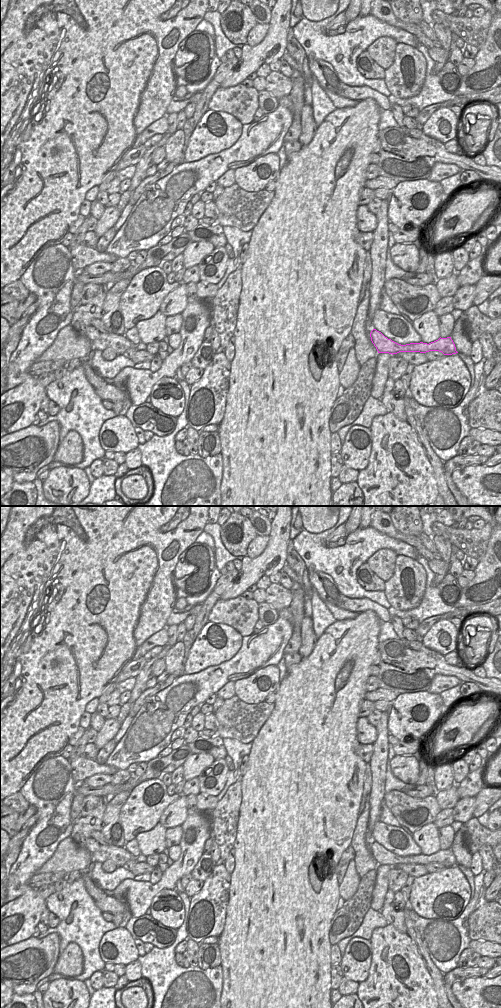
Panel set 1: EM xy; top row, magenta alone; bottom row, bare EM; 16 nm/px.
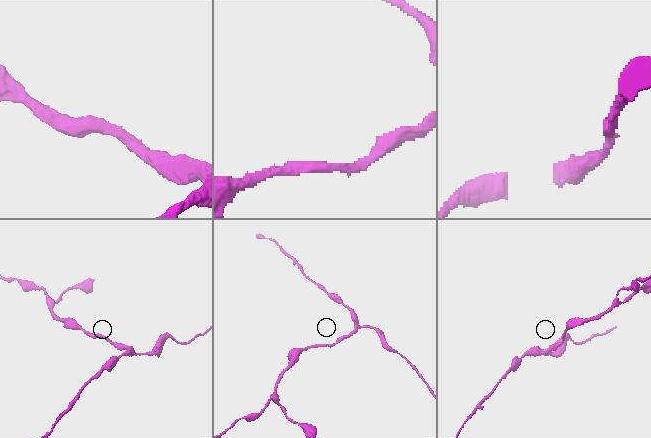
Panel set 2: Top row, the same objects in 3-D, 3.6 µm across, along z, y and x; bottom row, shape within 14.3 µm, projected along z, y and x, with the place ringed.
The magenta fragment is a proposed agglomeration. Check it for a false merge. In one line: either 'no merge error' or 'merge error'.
no merge error

